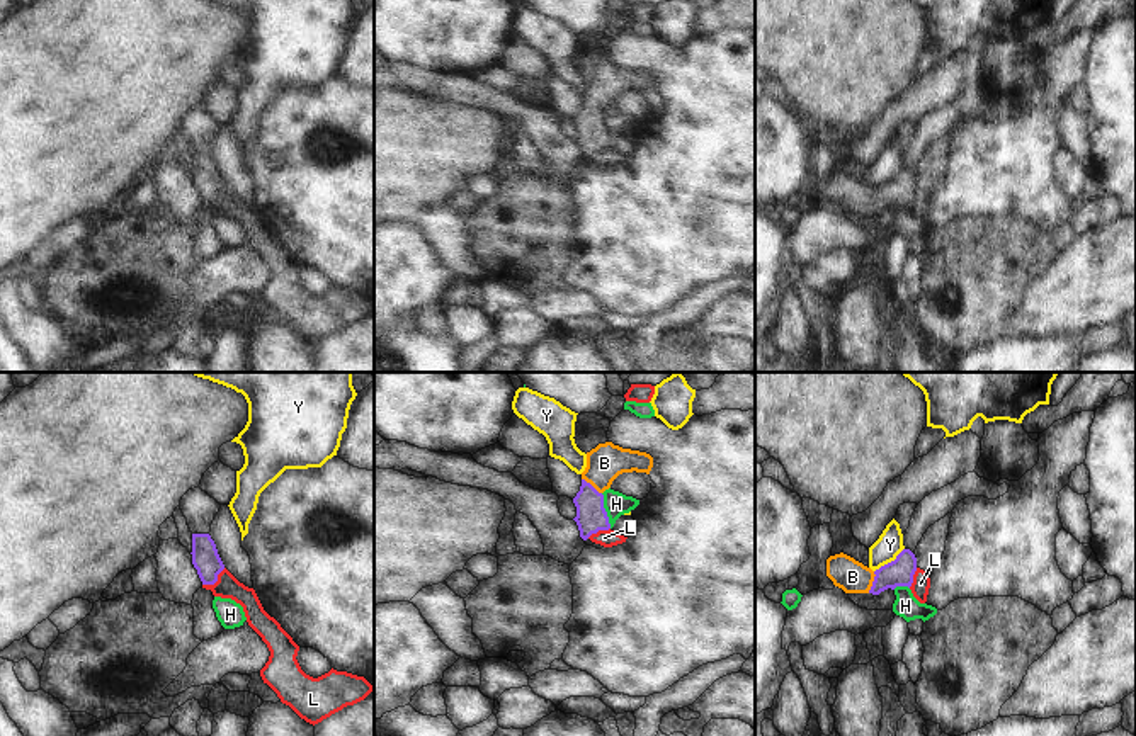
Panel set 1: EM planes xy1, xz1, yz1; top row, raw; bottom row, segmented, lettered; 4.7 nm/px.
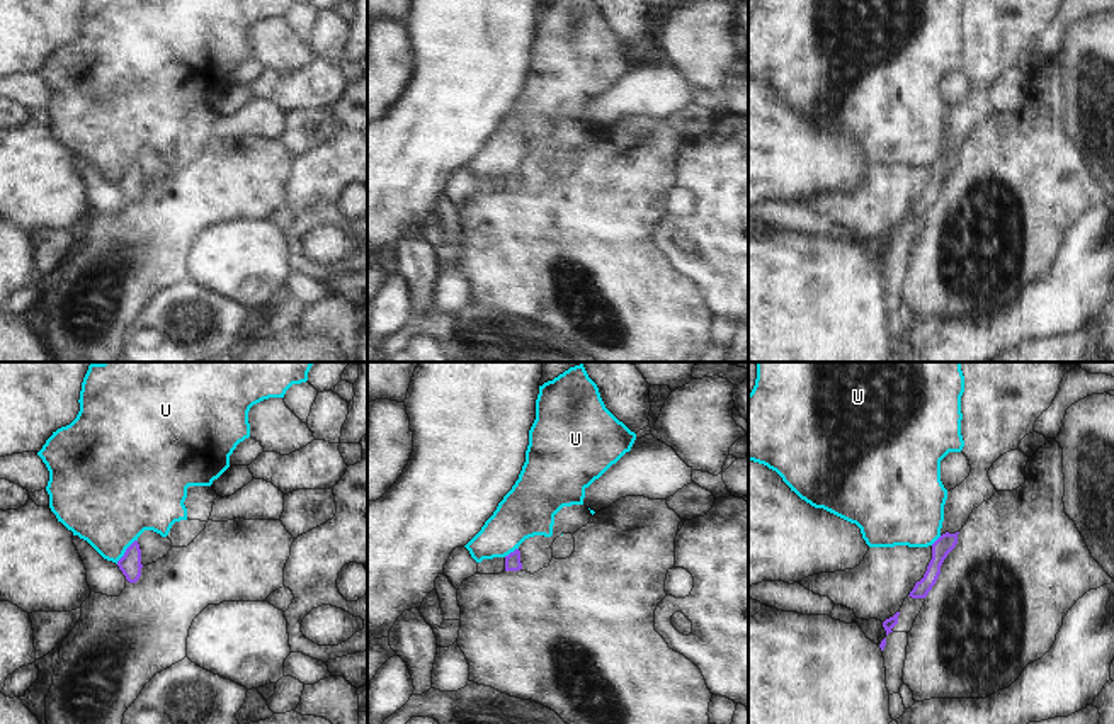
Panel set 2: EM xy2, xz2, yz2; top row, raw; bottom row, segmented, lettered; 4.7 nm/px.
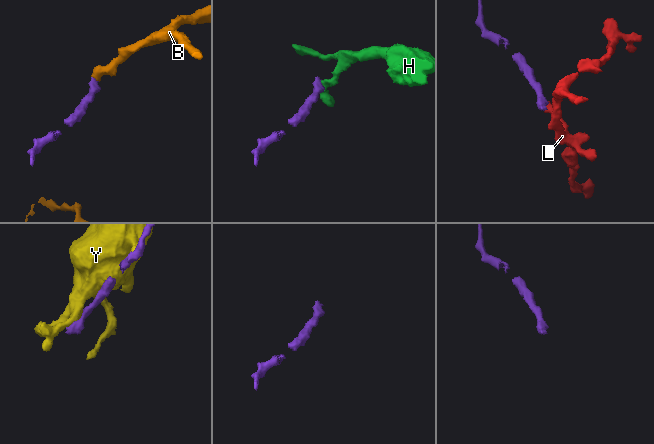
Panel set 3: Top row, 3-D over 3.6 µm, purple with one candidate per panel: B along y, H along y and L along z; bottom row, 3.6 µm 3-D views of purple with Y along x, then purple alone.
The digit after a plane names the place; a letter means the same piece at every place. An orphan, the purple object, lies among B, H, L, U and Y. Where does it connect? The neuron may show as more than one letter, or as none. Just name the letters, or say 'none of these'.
B.

